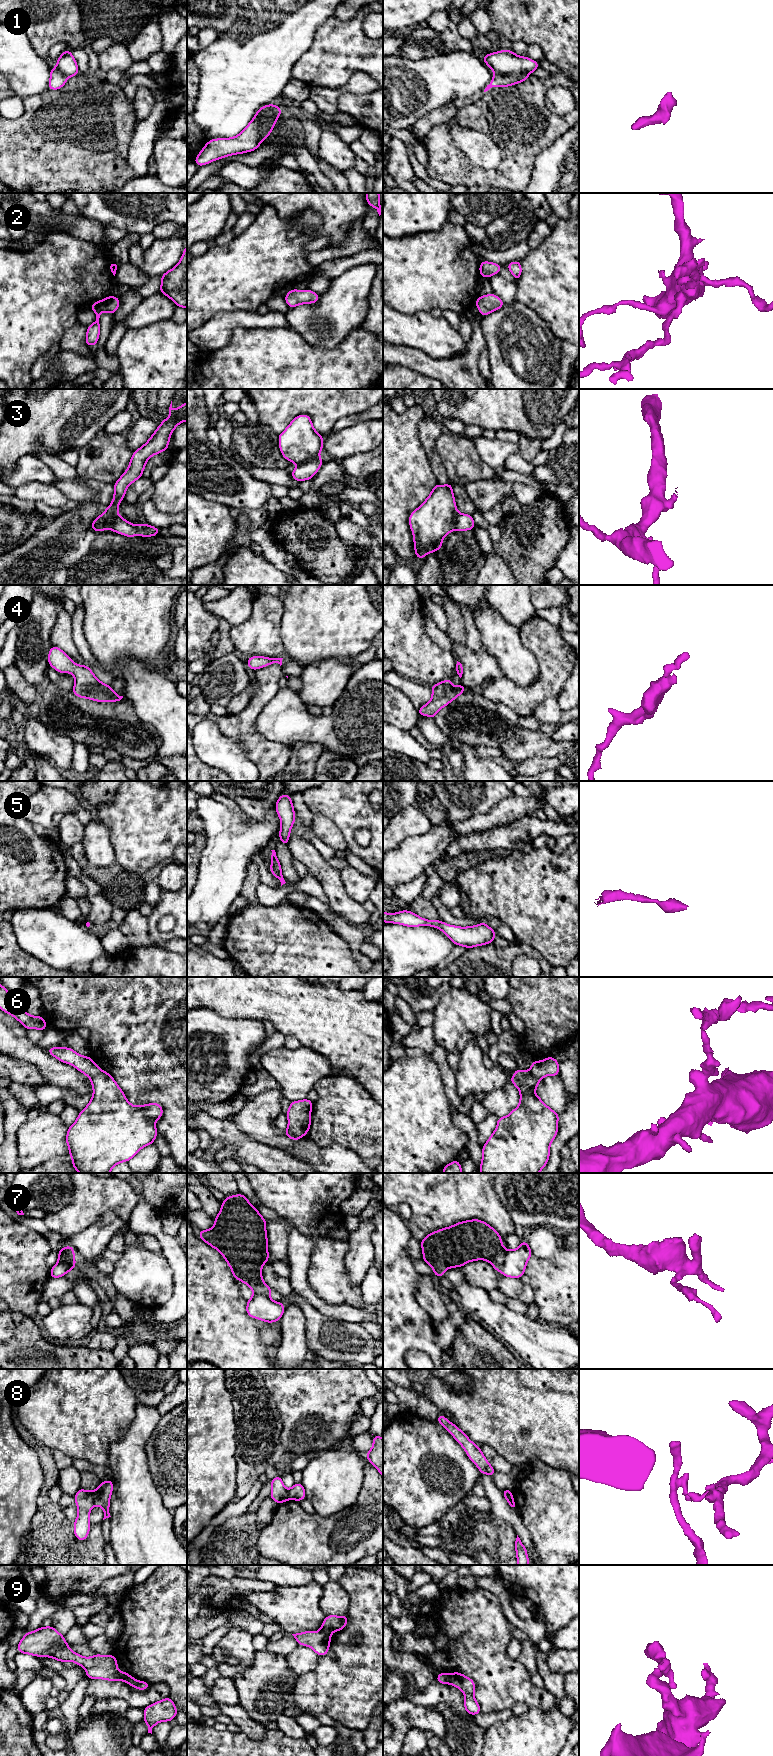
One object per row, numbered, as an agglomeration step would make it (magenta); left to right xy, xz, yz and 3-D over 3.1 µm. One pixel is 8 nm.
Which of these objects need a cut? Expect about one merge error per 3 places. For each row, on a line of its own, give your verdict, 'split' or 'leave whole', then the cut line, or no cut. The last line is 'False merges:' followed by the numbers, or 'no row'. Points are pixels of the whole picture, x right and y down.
1: split | xz (266, 106), (260, 120), (261, 140)
2: leave whole | no cut
3: split | xz (317, 456), (298, 464)
4: leave whole | no cut
5: leave whole | no cut
6: split | xz (287, 1128), (300, 1137)
7: split | yz (507, 1250), (504, 1262), (499, 1270)
8: split | xy (91, 1492), (95, 1504)
9: split | yz (449, 1674), (450, 1683)
False merges: 1, 3, 6, 7, 8, 9

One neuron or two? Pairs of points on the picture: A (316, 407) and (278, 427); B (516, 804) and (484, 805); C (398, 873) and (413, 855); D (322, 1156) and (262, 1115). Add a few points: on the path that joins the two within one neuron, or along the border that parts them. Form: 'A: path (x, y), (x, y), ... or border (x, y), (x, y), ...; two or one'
A: path (306, 407), (296, 407), (286, 417); one
B: border (513, 794), (501, 799), (488, 812), (474, 815); two
C: path (399, 869), (409, 859); one
D: path (305, 1149), (297, 1149), (282, 1142), (272, 1132); one

